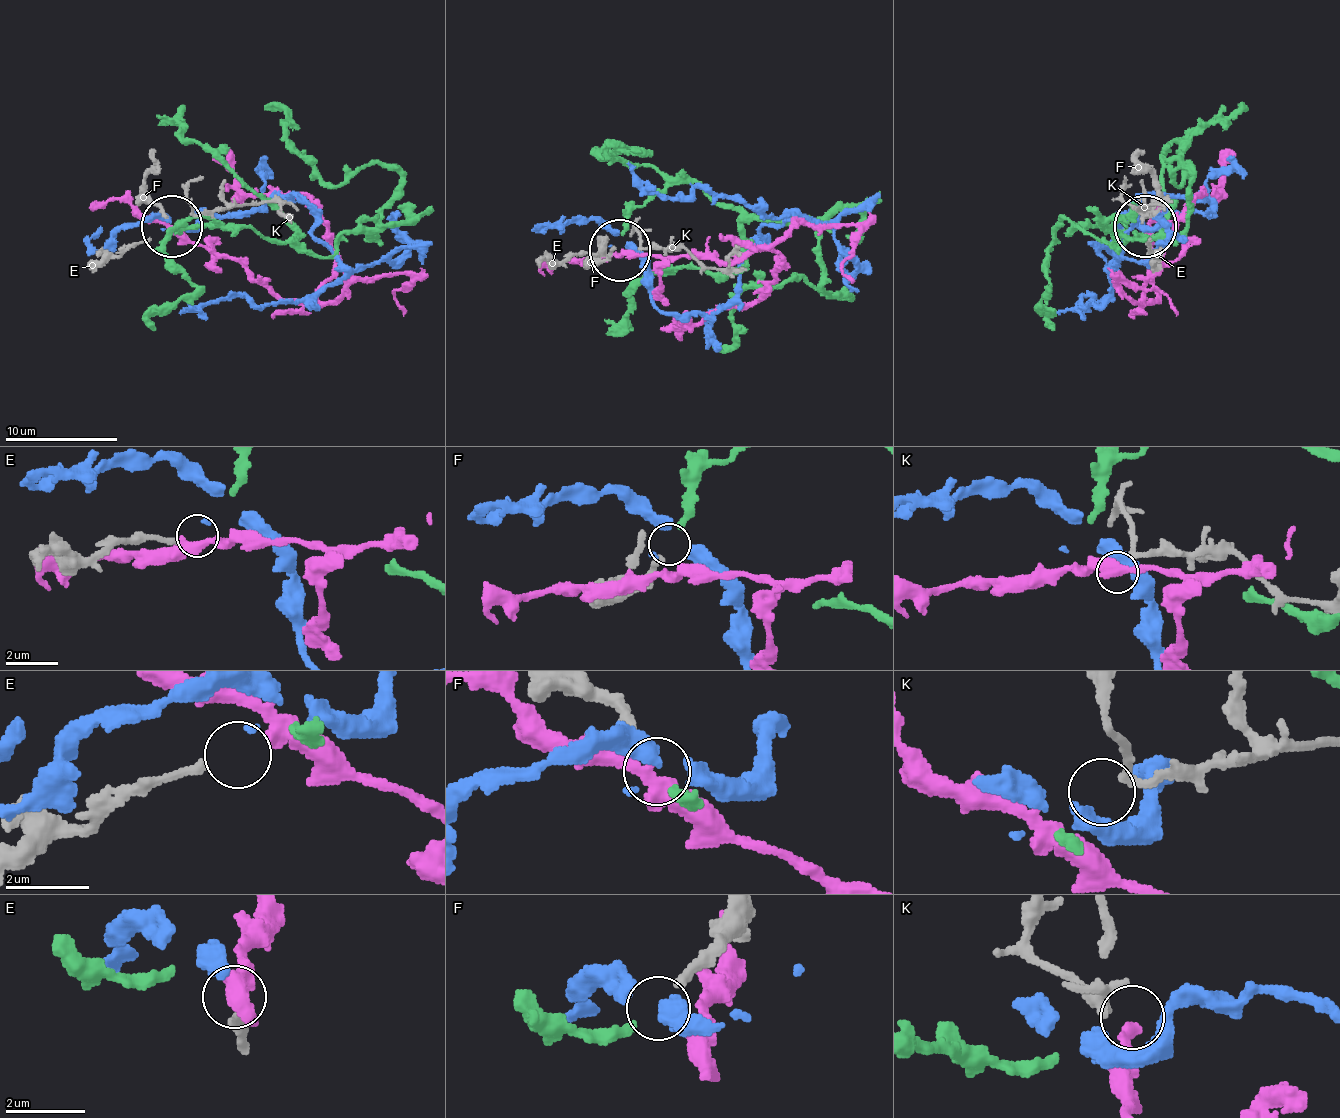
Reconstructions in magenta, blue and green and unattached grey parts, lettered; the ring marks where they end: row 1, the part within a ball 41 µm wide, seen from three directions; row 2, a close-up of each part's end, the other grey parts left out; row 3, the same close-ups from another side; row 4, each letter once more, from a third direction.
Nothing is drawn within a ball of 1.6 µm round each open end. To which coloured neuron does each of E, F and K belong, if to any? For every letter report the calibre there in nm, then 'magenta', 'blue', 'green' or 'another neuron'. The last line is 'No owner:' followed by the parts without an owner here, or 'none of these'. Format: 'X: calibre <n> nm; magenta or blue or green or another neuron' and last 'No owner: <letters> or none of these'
E: calibre 190 nm; magenta
F: calibre 280 nm; green
K: calibre 180 nm; another neuron
No owner: K

